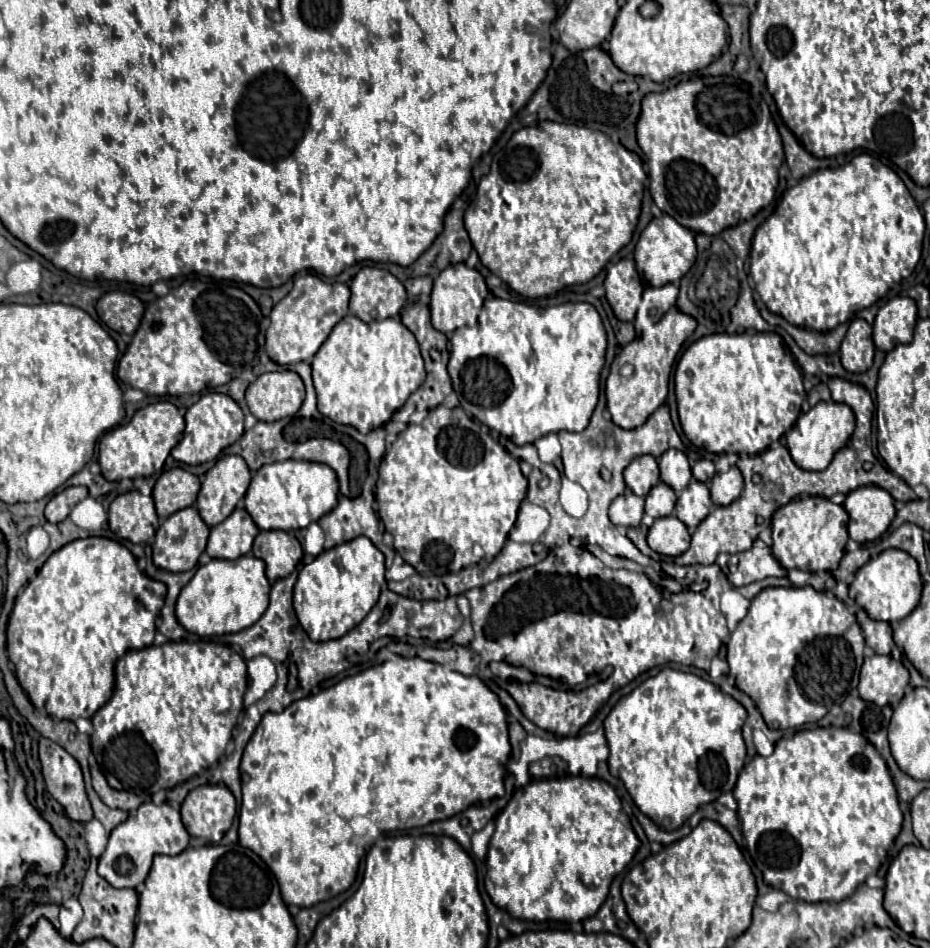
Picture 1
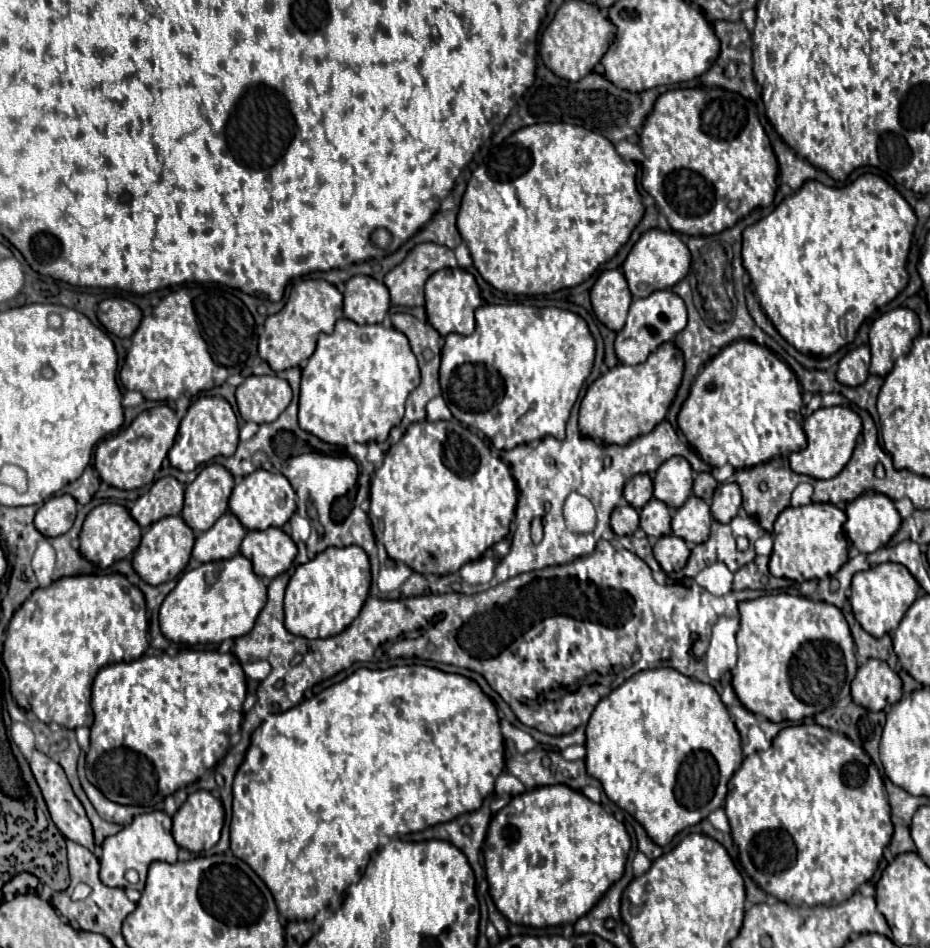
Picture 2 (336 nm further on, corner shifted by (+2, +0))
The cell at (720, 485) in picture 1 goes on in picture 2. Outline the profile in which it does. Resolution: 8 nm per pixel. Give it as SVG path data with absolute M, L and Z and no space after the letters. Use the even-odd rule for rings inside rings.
M735 482L731 484L719 484L719 488L715 490L713 502L711 502L711 514L717 522L727 524L731 522L741 506L741 490Z

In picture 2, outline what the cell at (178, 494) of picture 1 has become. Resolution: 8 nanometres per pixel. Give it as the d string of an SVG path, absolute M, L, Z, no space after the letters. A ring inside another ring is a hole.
M171 476L159 478L147 494L135 500L131 516L141 528L167 516L179 516L183 508L183 494L185 488L181 482Z

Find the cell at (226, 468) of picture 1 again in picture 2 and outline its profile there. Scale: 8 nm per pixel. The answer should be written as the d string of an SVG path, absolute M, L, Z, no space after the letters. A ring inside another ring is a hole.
M221 464L205 466L199 476L185 488L185 506L181 518L195 532L209 530L225 514L233 492L233 476Z

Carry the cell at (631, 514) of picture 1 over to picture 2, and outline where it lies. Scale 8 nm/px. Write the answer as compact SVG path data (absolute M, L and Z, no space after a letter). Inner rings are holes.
M621 504L611 514L611 528L617 536L631 536L639 528L639 514L629 504Z

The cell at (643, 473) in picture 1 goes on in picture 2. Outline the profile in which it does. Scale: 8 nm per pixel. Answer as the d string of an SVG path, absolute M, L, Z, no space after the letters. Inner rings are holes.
M637 474L625 484L625 500L635 508L641 510L653 496L653 482L647 474Z

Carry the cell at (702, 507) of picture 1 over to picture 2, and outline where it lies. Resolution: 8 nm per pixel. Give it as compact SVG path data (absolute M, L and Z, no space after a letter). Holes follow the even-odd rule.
M689 496L687 502L675 510L671 526L673 534L683 538L685 542L703 544L709 538L709 526L711 526L709 506L701 498Z

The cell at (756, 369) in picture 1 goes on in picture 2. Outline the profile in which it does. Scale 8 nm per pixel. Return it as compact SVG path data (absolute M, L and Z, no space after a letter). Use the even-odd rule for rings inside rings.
M739 340L725 346L701 368L677 422L705 464L721 468L727 462L739 470L807 446L801 406L799 380L791 368L765 346Z

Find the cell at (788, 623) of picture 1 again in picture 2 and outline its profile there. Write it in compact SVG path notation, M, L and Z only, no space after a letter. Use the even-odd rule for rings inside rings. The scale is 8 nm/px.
M771 594L757 600L739 602L737 608L741 628L737 632L739 660L733 668L733 690L749 712L765 716L771 722L797 722L823 712L829 704L837 704L843 696L847 696L849 682L857 672L857 660L849 624L837 606L813 602L803 596Z

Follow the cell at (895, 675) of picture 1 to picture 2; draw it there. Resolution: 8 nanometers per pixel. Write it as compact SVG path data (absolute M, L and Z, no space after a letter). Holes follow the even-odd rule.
M867 660L859 666L857 676L851 682L853 702L879 712L887 704L895 704L901 698L901 678L883 660Z

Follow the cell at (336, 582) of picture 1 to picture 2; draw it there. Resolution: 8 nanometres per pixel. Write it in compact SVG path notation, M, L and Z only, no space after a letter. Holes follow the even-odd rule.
M327 548L291 576L285 592L285 628L291 634L315 640L335 636L355 620L371 586L369 560L363 548Z

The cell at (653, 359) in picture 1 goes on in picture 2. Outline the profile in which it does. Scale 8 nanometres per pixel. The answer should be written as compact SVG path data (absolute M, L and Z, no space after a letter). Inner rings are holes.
M673 344L659 346L645 362L635 366L617 364L607 374L599 376L587 390L579 408L579 432L587 438L597 438L603 444L625 446L631 440L649 434L665 420L671 402L683 378L683 354Z

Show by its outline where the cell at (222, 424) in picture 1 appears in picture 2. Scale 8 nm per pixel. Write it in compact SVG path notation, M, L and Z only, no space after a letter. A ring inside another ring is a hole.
M201 396L189 406L187 414L183 416L179 434L167 458L171 466L179 468L181 472L191 472L199 464L205 464L215 456L231 456L237 444L239 444L239 426L231 404L221 396Z

